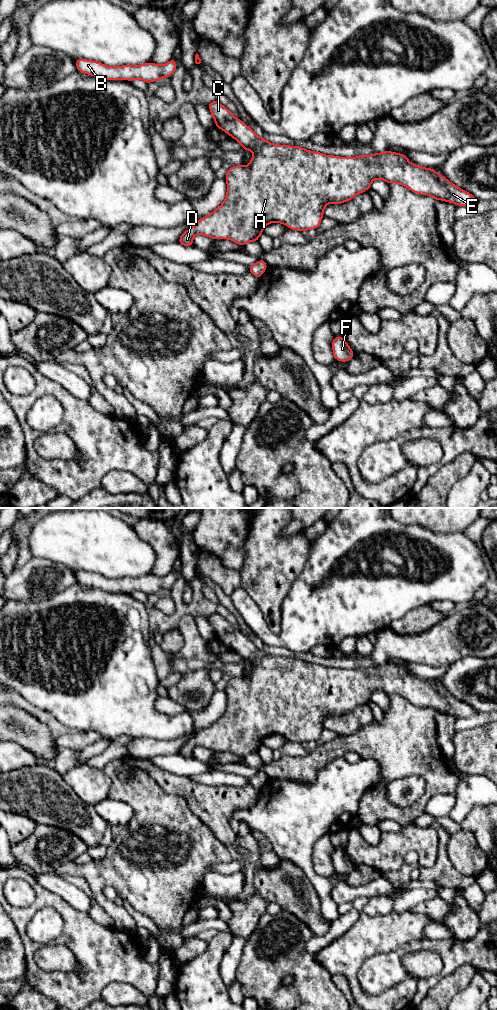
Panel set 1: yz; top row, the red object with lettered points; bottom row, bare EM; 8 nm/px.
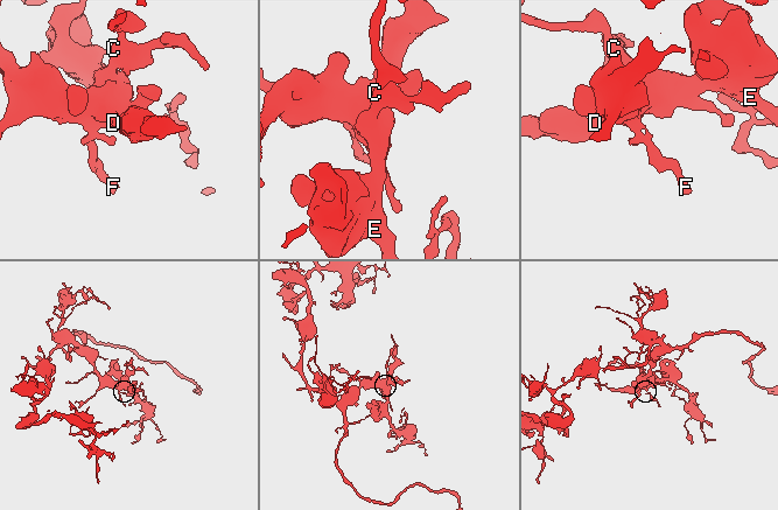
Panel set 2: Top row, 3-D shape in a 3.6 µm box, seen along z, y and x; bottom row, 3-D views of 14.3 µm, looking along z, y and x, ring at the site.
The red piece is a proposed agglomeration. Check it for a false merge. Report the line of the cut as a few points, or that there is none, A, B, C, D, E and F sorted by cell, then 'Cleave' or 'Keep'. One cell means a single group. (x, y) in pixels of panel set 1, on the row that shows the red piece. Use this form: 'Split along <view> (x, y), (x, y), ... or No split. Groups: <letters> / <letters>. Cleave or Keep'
No split. Groups: A B C D E F. Keep

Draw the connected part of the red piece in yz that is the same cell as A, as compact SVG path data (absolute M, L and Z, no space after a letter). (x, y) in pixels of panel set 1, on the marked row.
M217 100L210 102L208 106L215 121L215 126L238 141L243 150L252 151L253 158L247 166L236 165L228 169L225 176L227 182L225 200L211 214L199 219L195 226L190 227L180 236L178 242L184 246L193 246L193 238L198 233L215 240L229 239L238 245L244 245L248 242L258 241L259 236L263 233L263 228L273 222L285 224L289 229L298 231L317 229L327 204L341 204L353 199L355 195L364 193L371 188L371 183L375 179L383 179L388 184L399 183L414 193L429 195L435 200L443 200L457 206L465 207L476 201L473 195L457 187L434 169L410 163L404 154L385 151L357 157L338 157L313 152L298 146L272 144L257 136L251 128L234 117Z

